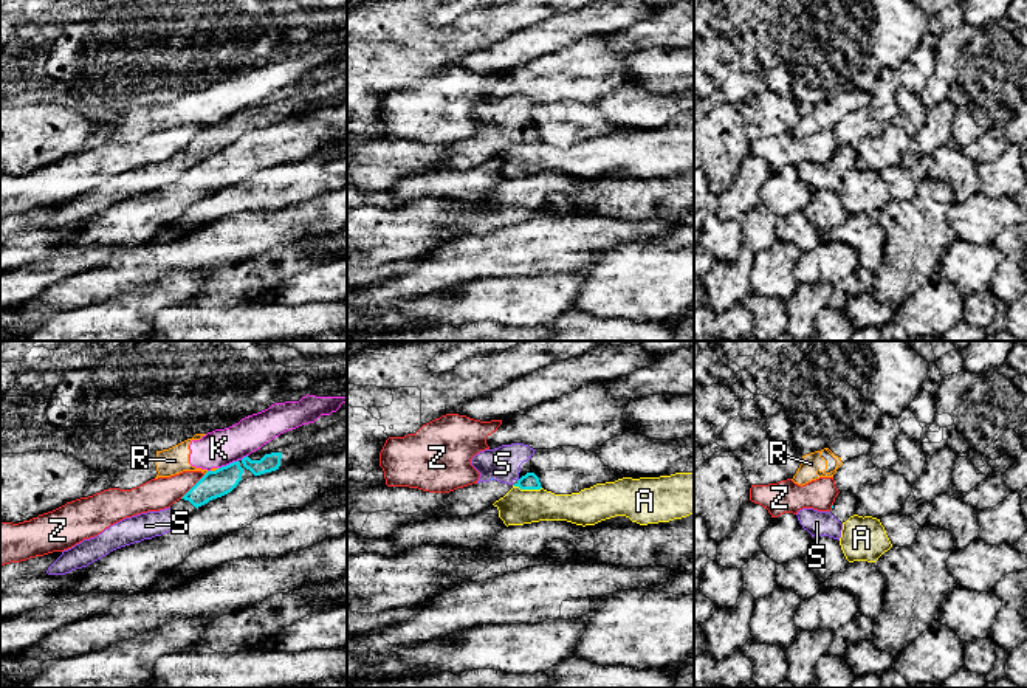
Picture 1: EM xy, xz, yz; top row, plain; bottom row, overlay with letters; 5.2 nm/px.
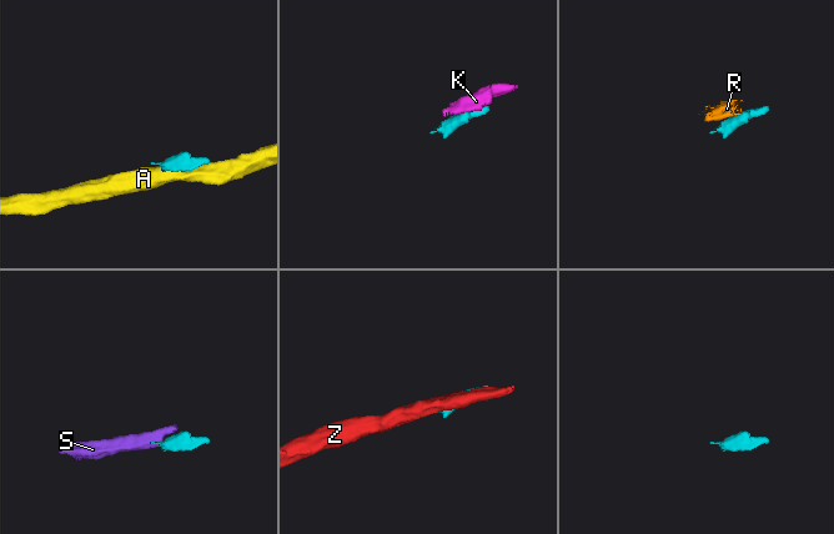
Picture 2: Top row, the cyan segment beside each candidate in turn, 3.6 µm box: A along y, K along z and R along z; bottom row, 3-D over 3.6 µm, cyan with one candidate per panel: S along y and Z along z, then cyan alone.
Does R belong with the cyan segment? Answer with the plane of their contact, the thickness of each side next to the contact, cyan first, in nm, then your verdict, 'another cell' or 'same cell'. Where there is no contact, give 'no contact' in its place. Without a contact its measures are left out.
xy | 140/140 nm | another cell

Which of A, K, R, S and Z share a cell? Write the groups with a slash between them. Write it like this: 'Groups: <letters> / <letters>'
Groups: A / K R / S / Z

